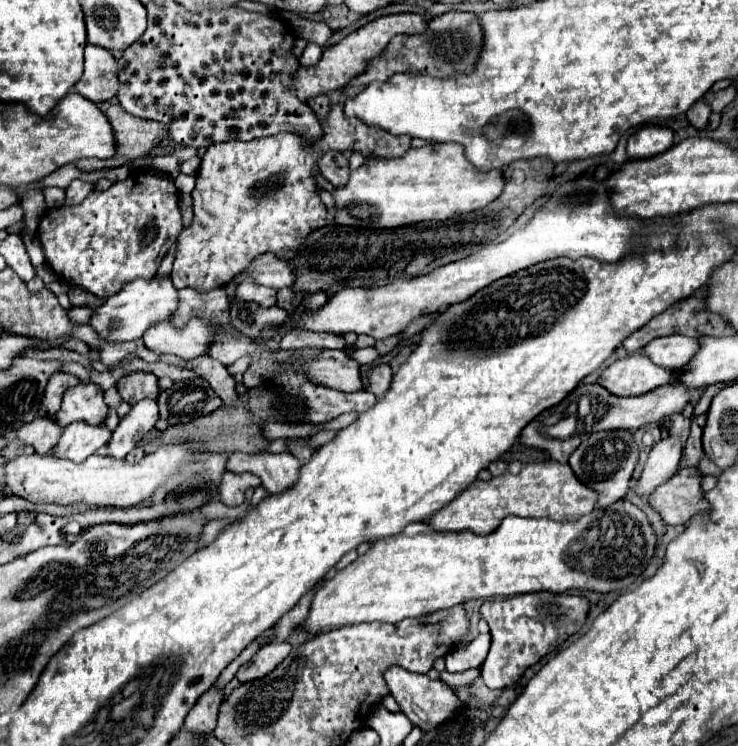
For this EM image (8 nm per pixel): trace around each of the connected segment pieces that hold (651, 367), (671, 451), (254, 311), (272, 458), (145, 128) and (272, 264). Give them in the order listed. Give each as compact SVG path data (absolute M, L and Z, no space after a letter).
M642 352L612 362L596 380L614 396L640 396L672 380L672 372L648 360Z
M670 434L668 438L660 440L648 456L642 478L636 482L636 492L652 494L656 486L660 486L668 478L672 478L672 474L678 472L680 458L682 458L682 440L676 434Z
M236 298L230 302L230 322L232 326L242 332L244 336L256 338L266 324L282 324L286 320L286 310L272 306L264 308L256 302L236 302Z
M234 452L234 454L230 454L230 460L226 462L226 470L234 472L234 474L252 472L262 478L262 486L270 494L278 494L278 492L288 490L288 486L296 484L300 460L296 456L292 456L290 452L282 452L282 454Z
M112 104L106 112L118 144L118 152L110 160L80 160L76 162L78 168L102 170L102 168L118 168L134 158L150 154L154 146L158 146L168 136L168 126L154 120L142 120L128 114L120 104Z
M274 254L258 256L250 264L250 268L246 272L238 274L234 280L242 282L242 280L248 280L248 278L252 278L256 284L270 286L270 288L286 288L286 286L292 286L292 282L294 282L288 260L282 260L282 258L276 260Z

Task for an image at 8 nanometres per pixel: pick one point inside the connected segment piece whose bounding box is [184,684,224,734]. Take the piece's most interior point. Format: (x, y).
(202, 718)

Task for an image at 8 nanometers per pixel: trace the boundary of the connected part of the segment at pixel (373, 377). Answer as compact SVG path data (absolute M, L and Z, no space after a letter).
M380 364L370 372L370 390L376 394L376 398L382 398L388 392L388 386L392 384L392 368L388 364Z

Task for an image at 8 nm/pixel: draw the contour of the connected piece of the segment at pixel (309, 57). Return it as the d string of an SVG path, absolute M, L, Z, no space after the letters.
M308 44L306 46L306 50L304 50L304 54L302 54L302 58L300 58L300 64L302 66L312 66L312 64L316 64L318 60L320 60L320 46L316 46L316 44Z

